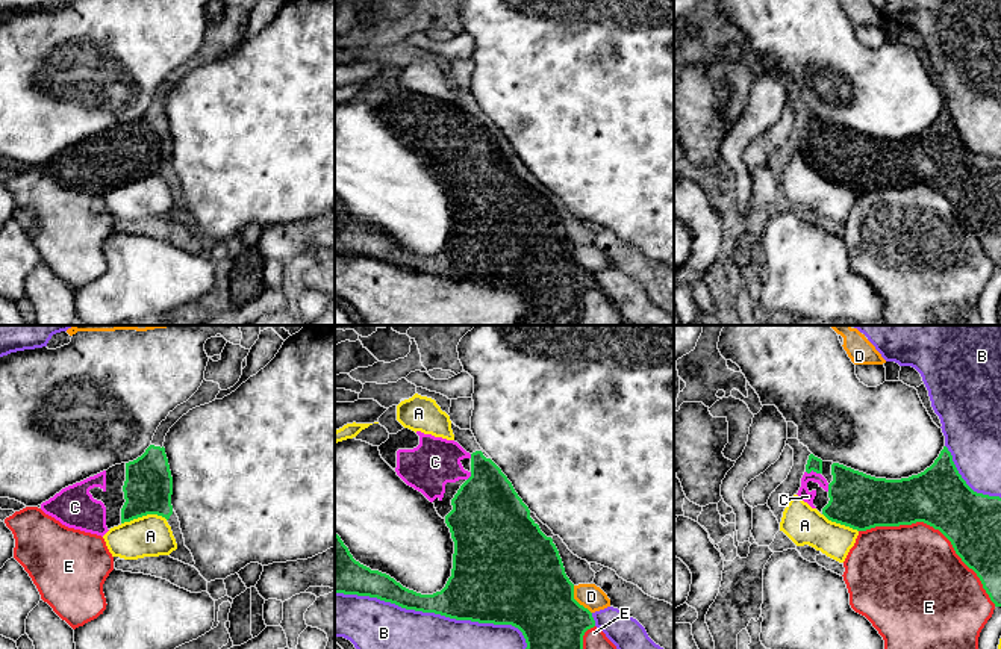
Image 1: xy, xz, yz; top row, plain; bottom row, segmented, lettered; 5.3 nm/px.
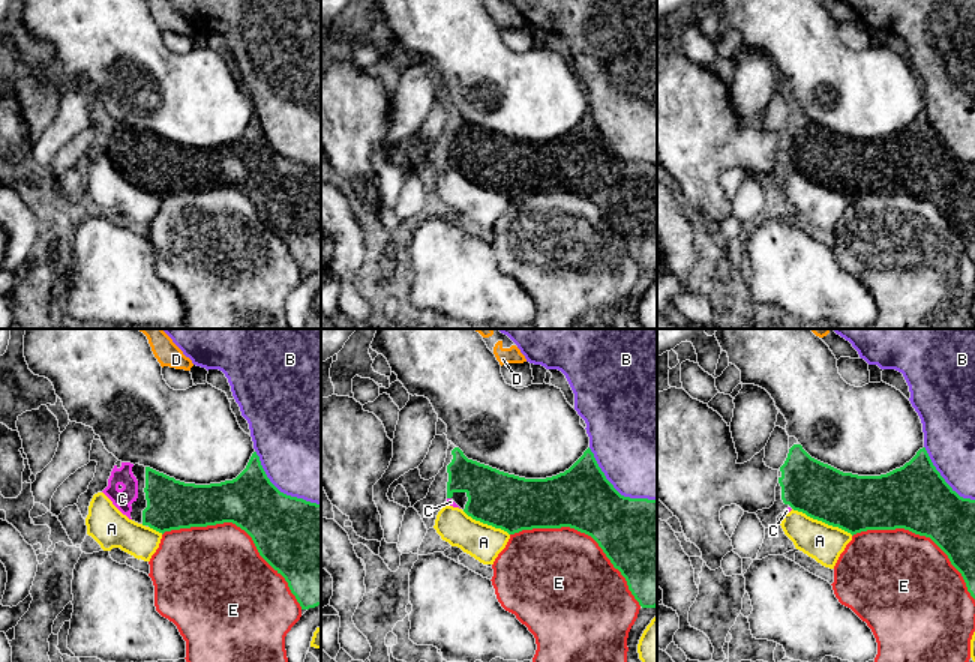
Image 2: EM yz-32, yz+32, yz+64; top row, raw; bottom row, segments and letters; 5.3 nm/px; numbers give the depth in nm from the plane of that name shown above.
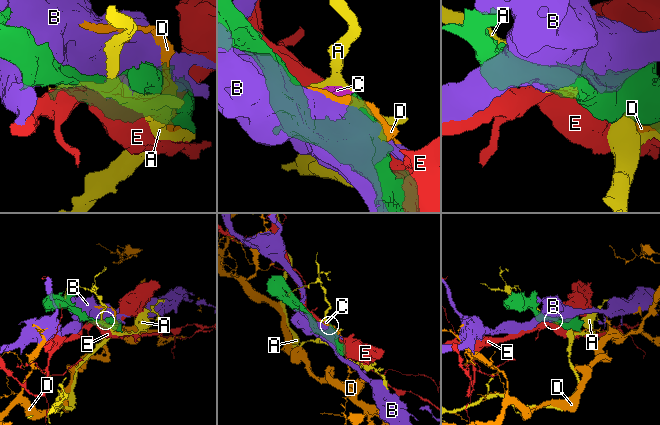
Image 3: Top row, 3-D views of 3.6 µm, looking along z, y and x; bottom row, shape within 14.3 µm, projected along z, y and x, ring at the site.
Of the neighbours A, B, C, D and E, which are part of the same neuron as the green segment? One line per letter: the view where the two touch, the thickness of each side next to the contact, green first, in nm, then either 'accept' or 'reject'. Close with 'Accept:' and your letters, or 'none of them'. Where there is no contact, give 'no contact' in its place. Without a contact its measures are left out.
A: xy | 260/220 nm | reject
B: xz | 320/240 nm | reject
C: yz | 80/70 nm | accept
D: xz | 420/130 nm | reject
E: yz | 320/480 nm | reject
Accept: C

